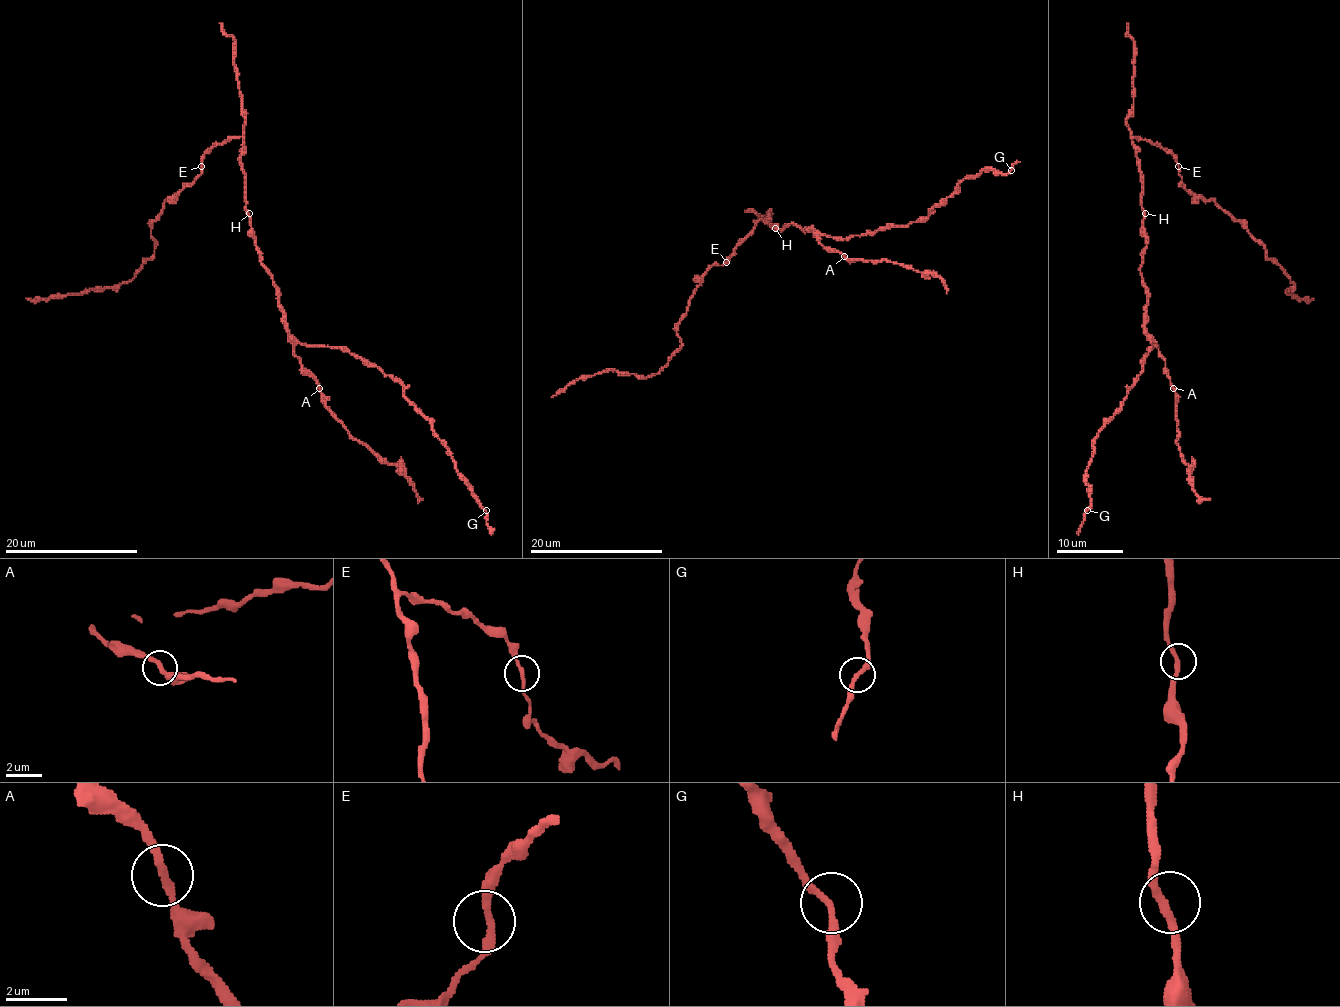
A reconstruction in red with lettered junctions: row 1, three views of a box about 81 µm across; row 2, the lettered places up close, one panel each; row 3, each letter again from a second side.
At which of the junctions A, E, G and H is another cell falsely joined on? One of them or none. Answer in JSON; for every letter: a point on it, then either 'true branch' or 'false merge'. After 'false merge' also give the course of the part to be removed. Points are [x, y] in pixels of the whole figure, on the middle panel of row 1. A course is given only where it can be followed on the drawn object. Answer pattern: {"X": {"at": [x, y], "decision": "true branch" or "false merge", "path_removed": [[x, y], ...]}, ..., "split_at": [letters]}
{"A": {"at": [844, 256], "decision": "true branch"}, "E": {"at": [726, 262], "decision": "true branch"}, "G": {"at": [1011, 170], "decision": "true branch"}, "H": {"at": [775, 228], "decision": "true branch"}, "split_at": []}

